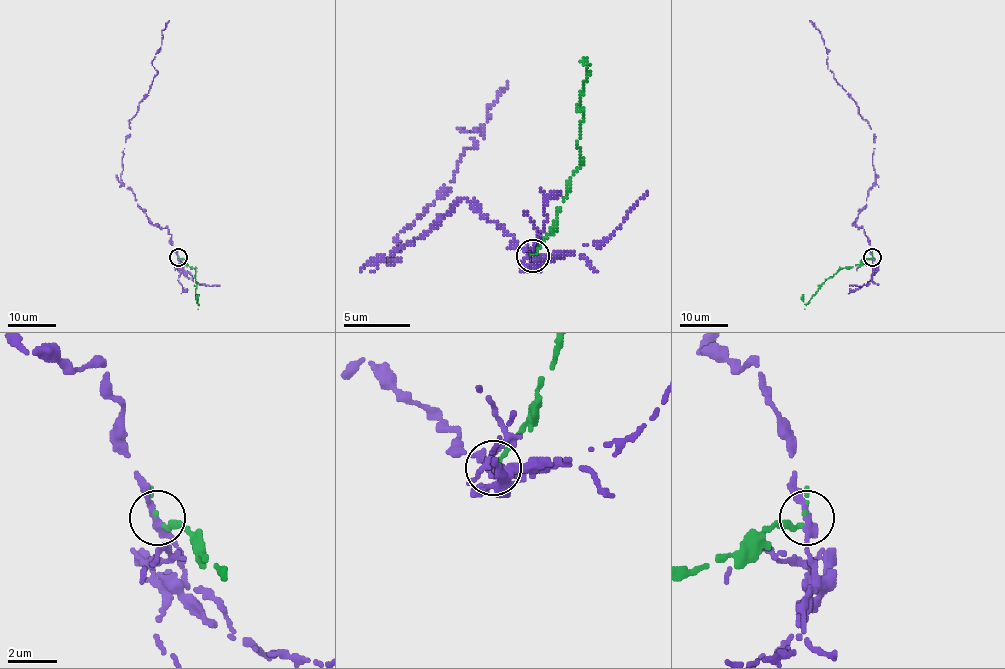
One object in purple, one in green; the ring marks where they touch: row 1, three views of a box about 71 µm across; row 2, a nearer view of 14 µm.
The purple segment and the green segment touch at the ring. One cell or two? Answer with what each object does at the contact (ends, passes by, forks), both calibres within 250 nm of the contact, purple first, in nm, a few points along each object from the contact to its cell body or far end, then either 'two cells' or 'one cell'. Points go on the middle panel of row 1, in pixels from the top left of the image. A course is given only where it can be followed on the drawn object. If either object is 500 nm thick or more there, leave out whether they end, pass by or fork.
purple passes by; green ends; calibres 300 and 180 nm; course purple (533, 254), (464, 198), (374, 261), (400, 258), (397, 234), (474, 141), (460, 128), (477, 131), (507, 81); course green (533, 254), (557, 218), (580, 161), (580, 121), (587, 71), (583, 65), (590, 65); two cells

